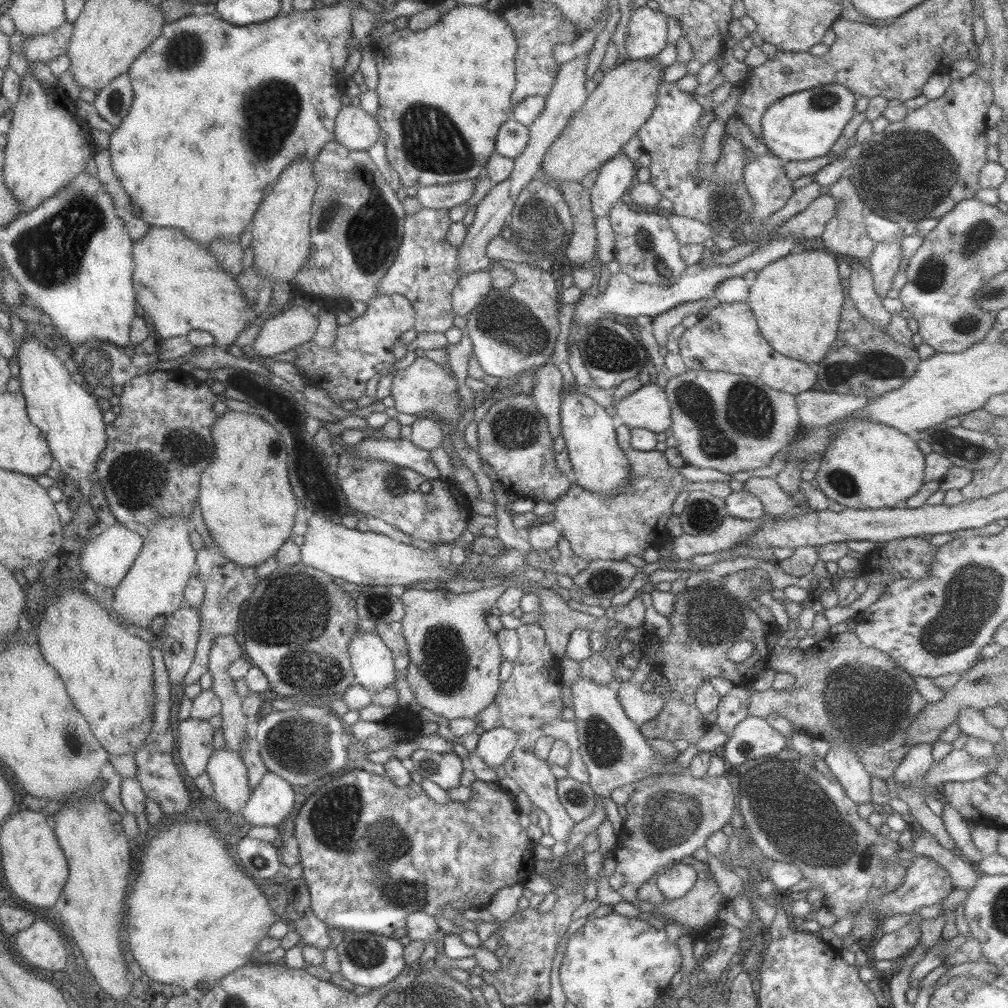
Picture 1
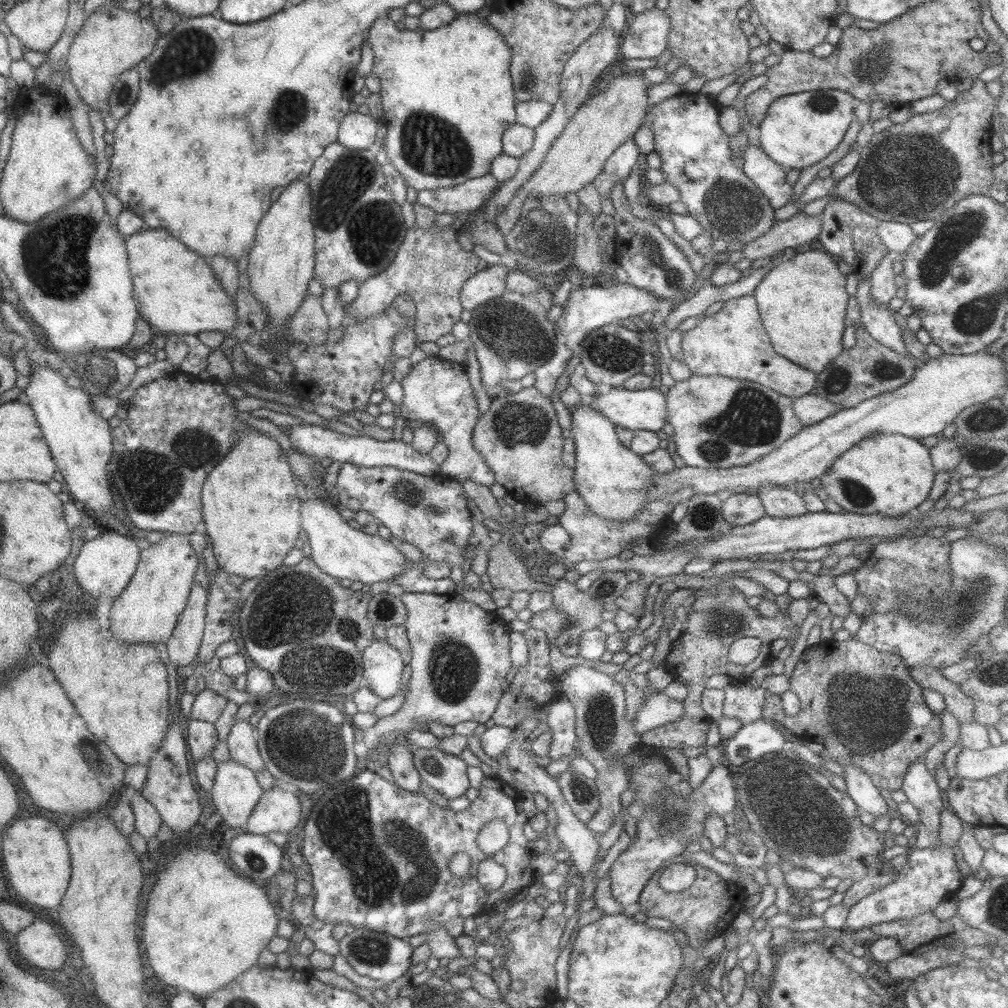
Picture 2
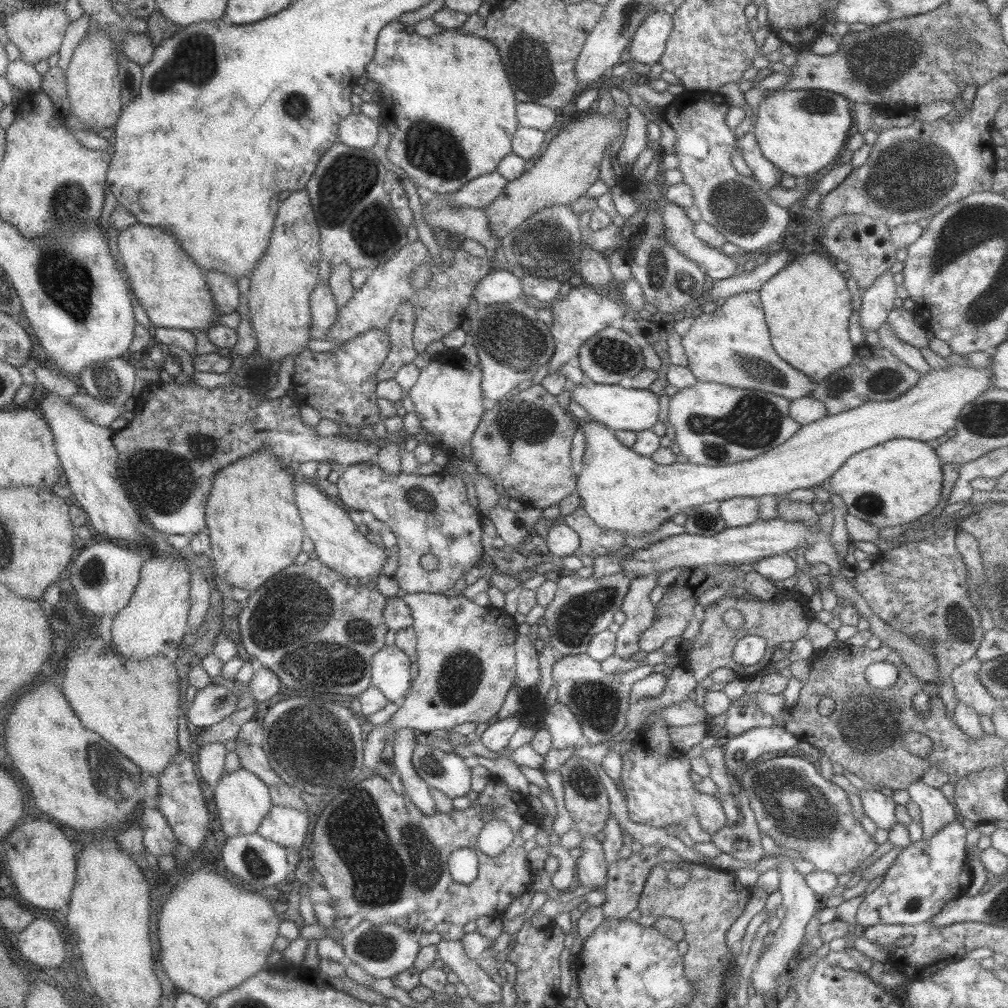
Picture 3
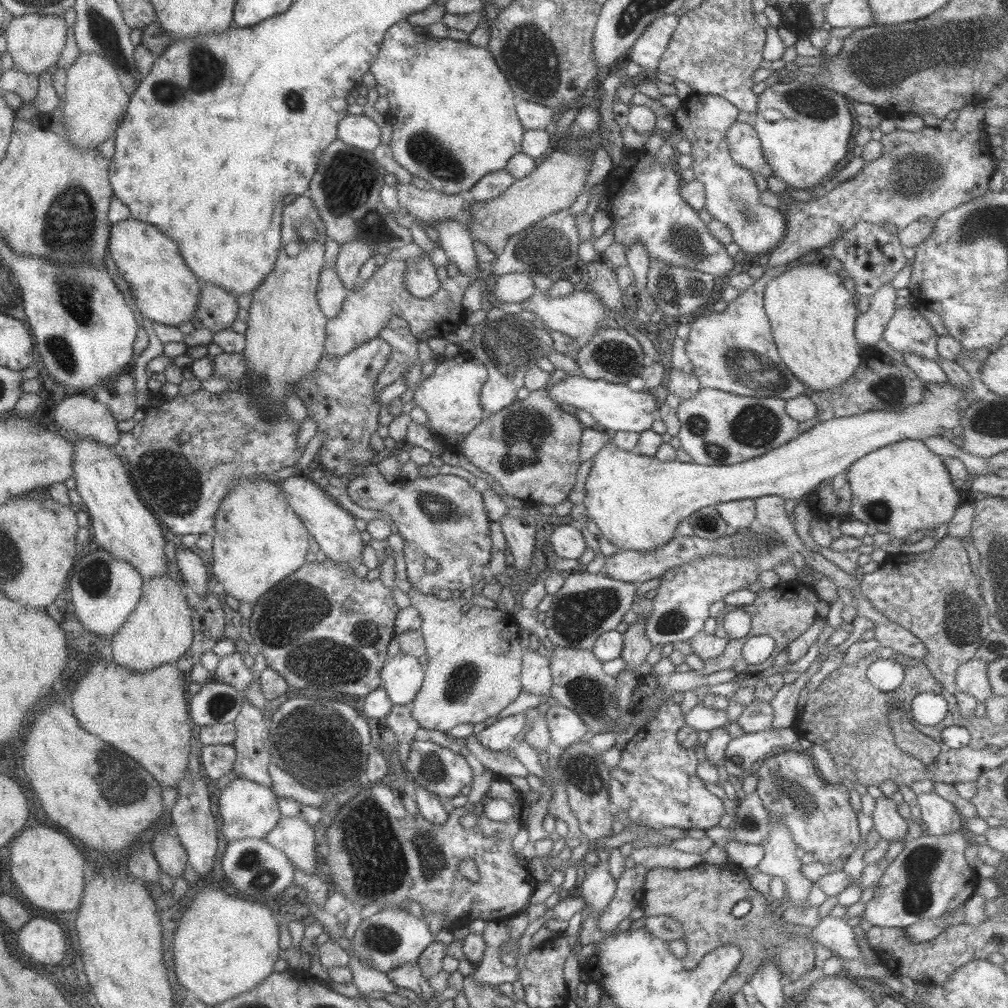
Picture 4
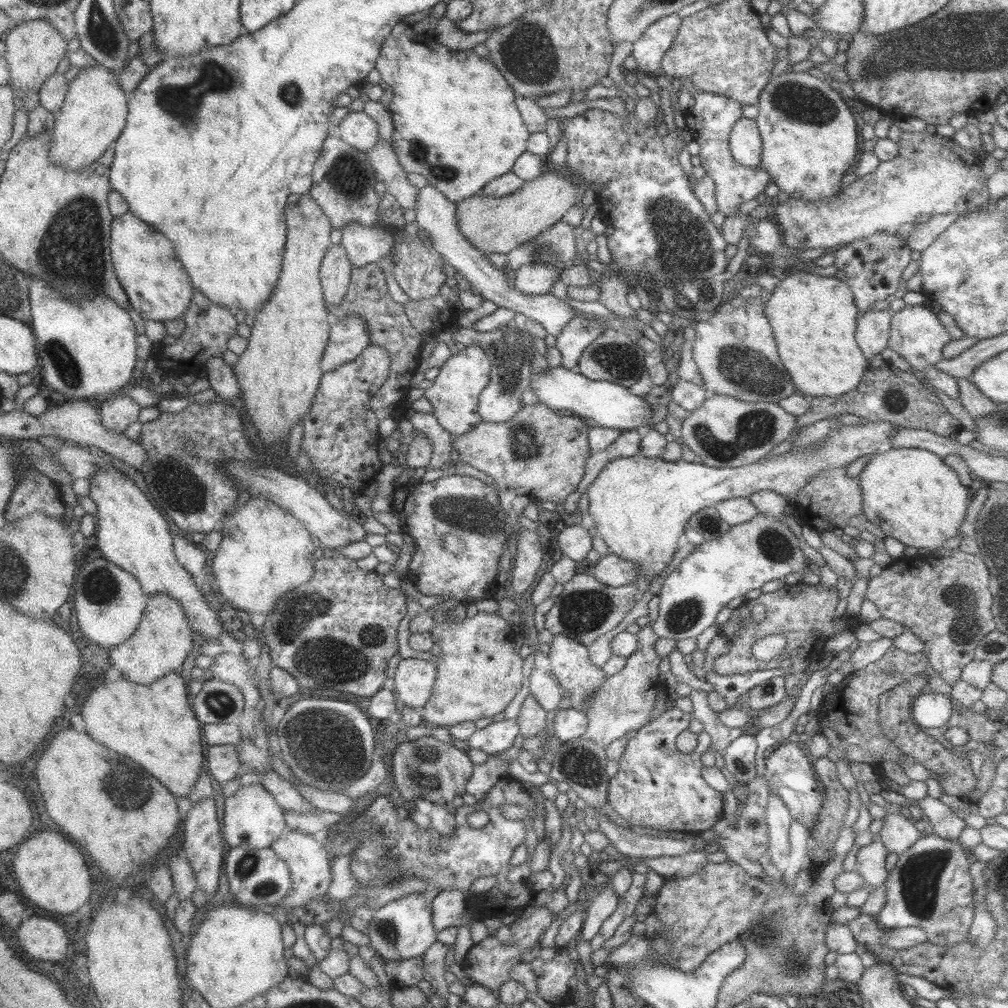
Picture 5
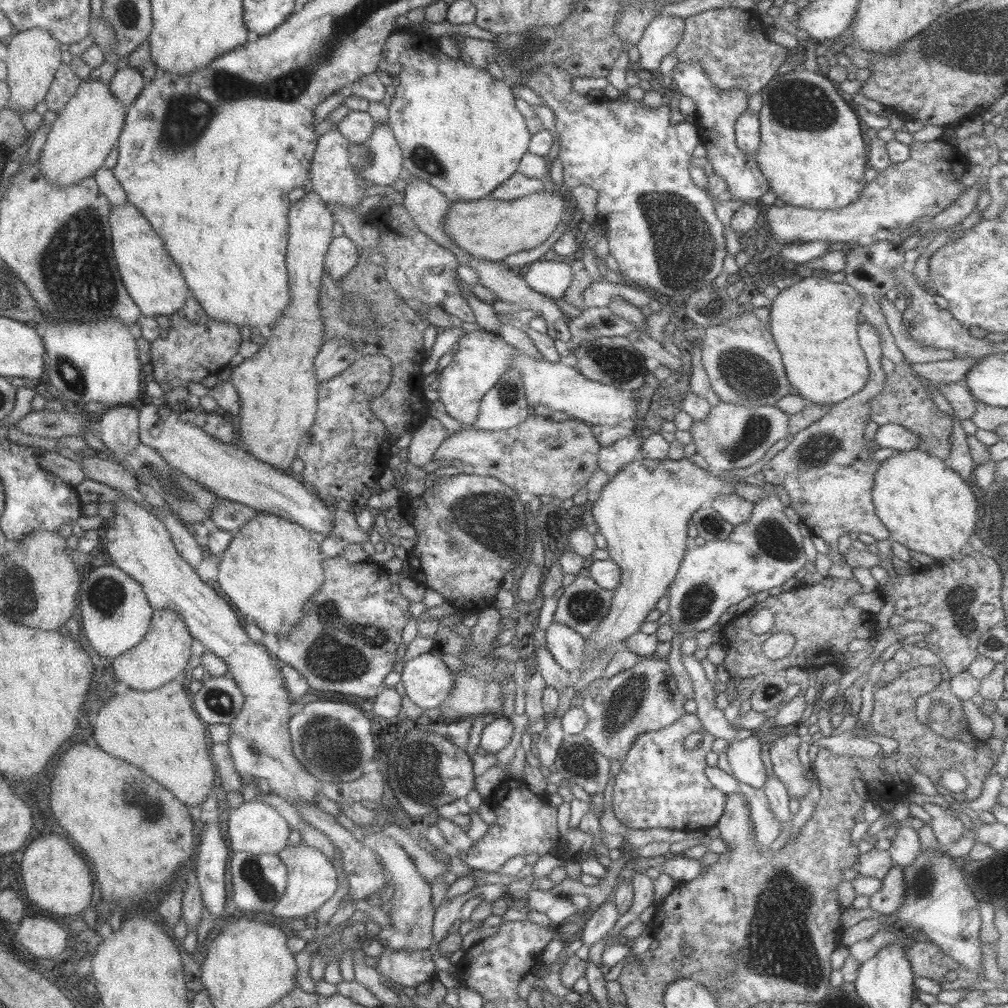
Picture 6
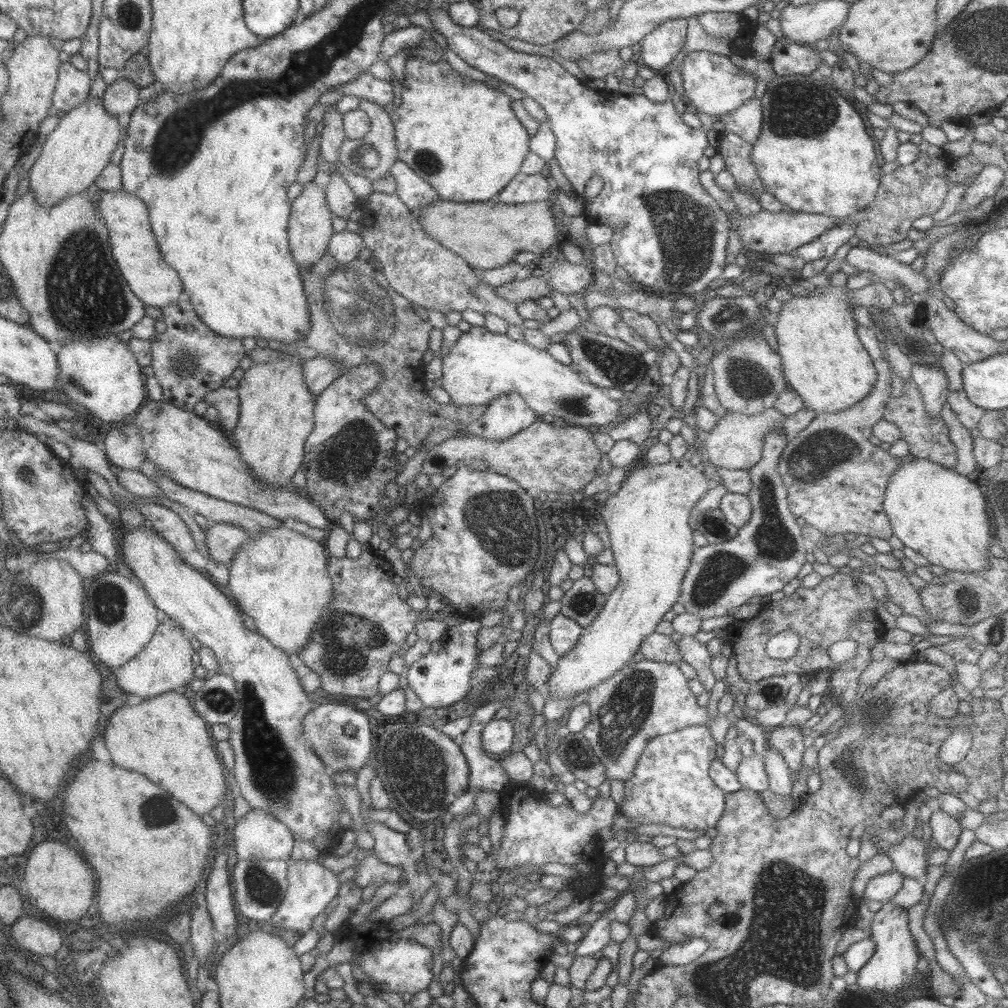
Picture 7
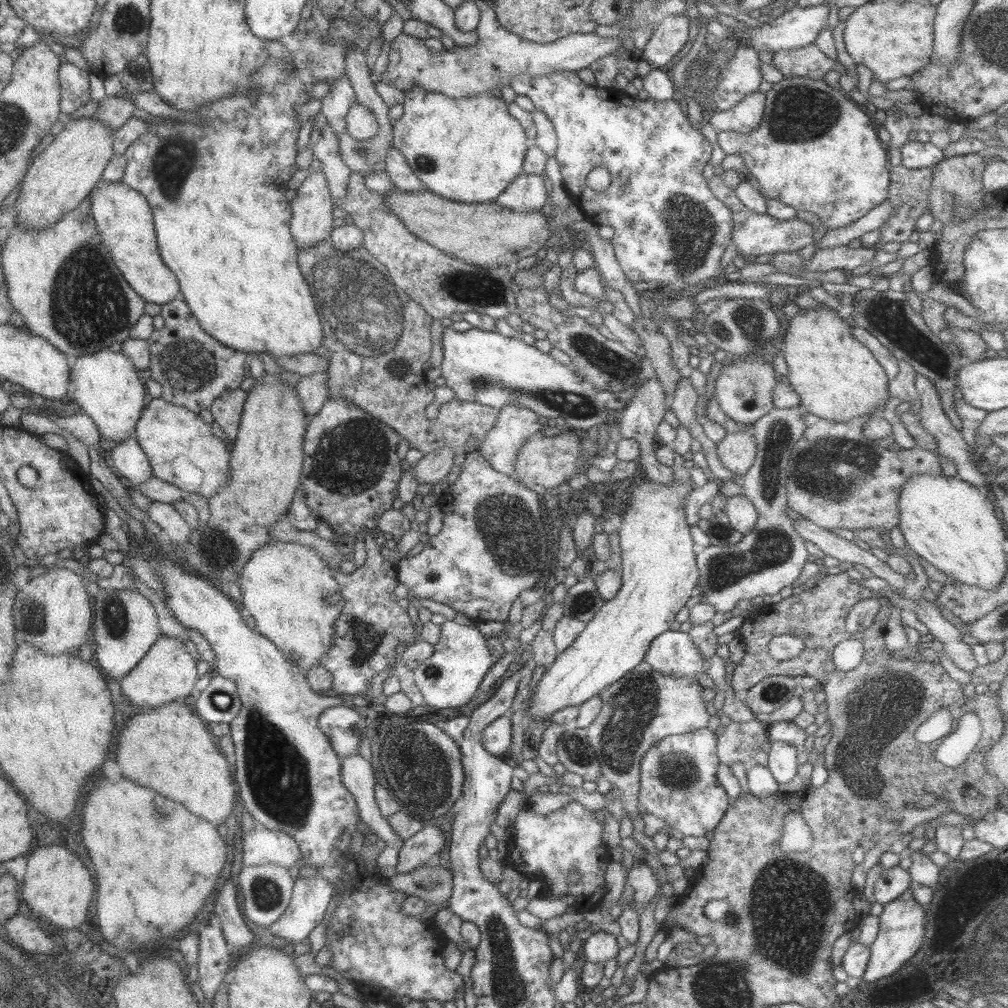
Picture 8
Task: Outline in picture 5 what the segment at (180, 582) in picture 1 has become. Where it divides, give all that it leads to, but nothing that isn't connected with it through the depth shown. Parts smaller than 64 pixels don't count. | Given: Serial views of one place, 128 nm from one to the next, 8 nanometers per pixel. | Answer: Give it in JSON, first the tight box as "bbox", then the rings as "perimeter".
{"bbox":[108,594,193,686],"perimeter":[[[165,594],[150,596],[135,634],[108,651],[110,652],[108,658],[110,658],[110,662],[112,662],[110,665],[114,666],[114,668],[118,668],[120,674],[122,674],[126,680],[141,684],[142,686],[148,686],[167,676],[168,672],[181,672],[182,665],[188,653],[193,649],[192,632],[193,630],[190,628],[186,613],[176,600]]]}

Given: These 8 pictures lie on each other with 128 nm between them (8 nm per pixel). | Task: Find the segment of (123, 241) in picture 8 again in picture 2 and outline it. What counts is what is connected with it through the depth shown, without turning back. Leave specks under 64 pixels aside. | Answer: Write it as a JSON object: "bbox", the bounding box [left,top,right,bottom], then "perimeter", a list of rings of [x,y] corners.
{"bbox":[125,229,236,336],"perimeter":[[[148,229],[125,238],[138,312],[159,334],[197,335],[220,331],[230,336],[236,326],[234,300],[220,286],[204,258],[194,254],[166,230]]]}

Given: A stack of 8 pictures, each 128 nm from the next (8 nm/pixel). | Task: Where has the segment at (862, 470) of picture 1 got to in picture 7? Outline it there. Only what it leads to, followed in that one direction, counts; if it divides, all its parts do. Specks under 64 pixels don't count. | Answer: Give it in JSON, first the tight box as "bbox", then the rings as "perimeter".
{"bbox":[882,459,994,573],"perimeter":[[[928,459],[904,463],[888,479],[882,501],[893,535],[904,546],[922,554],[946,571],[980,573],[989,567],[988,547],[994,537],[986,514],[986,500],[975,482]]]}

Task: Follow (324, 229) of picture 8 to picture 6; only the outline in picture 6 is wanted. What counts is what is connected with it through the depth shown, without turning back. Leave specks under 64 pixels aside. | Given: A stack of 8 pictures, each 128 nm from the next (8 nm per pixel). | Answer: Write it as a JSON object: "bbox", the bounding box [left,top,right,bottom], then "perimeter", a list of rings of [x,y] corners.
{"bbox":[229,191,333,472],"perimeter":[[[314,191],[306,193],[294,204],[287,214],[289,238],[285,263],[289,276],[291,301],[277,323],[265,329],[267,343],[252,357],[232,368],[229,381],[236,387],[239,396],[240,424],[238,434],[248,453],[260,462],[272,466],[276,471],[289,472],[296,459],[300,440],[307,434],[315,421],[319,382],[314,374],[314,359],[323,340],[323,324],[317,305],[324,272],[324,259],[333,237],[333,212]]]}

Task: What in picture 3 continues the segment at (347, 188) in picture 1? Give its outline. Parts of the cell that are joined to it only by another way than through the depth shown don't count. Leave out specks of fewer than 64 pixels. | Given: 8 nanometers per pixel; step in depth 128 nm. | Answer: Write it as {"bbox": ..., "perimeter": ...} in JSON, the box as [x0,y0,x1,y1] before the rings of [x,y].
{"bbox":[305,142,407,271],"perimeter":[[[338,142],[320,157],[316,170],[306,183],[305,191],[319,227],[321,260],[328,260],[331,268],[348,263],[354,270],[360,268],[371,271],[407,245],[407,228],[397,218],[389,193],[383,187],[386,173],[384,165],[378,161],[371,149],[358,150]]]}

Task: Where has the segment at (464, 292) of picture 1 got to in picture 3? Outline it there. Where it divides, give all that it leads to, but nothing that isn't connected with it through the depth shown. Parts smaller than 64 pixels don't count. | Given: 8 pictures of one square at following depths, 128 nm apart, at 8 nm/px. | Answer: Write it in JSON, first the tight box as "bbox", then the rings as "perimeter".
{"bbox":[473,269,523,305],"perimeter":[[[498,269],[490,271],[473,290],[474,298],[480,305],[504,304],[523,296],[523,284],[510,271]]]}

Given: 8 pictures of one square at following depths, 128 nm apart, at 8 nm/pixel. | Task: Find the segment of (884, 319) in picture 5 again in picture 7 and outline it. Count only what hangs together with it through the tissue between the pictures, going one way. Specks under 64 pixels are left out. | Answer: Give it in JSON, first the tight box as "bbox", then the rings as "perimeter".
{"bbox":[778,324,915,539],"perimeter":[[[858,324],[857,335],[877,372],[871,393],[842,412],[816,414],[808,427],[787,442],[784,453],[780,455],[778,474],[787,491],[790,512],[796,518],[805,520],[806,525],[831,537],[855,534],[863,539],[889,539],[893,528],[882,508],[888,479],[915,457],[909,453],[902,458],[892,458],[892,454],[872,442],[872,430],[883,418],[891,397],[892,371],[889,362],[884,359],[882,339],[876,329]]]}

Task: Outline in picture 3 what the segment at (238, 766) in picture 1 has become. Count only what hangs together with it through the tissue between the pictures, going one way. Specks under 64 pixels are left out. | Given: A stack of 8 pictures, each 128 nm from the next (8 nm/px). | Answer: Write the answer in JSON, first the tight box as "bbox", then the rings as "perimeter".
{"bbox":[212,768,274,838],"perimeter":[[[240,768],[232,773],[226,772],[212,788],[216,808],[219,812],[218,820],[220,820],[222,828],[224,828],[224,834],[226,834],[227,838],[240,834],[256,833],[260,823],[267,817],[274,805],[269,786],[246,769]]]}

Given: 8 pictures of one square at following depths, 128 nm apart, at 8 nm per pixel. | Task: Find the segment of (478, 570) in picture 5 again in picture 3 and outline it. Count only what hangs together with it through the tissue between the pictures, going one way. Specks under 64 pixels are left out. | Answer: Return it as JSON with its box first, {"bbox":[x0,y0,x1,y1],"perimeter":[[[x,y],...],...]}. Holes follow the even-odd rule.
{"bbox":[336,463,487,594],"perimeter":[[[375,463],[350,465],[340,469],[340,479],[336,482],[340,500],[351,511],[369,512],[380,522],[388,525],[394,533],[399,548],[398,570],[392,578],[400,586],[400,590],[408,594],[430,593],[441,594],[454,589],[458,580],[464,579],[468,571],[478,564],[485,564],[487,558],[482,549],[481,516],[474,506],[470,506],[467,486],[463,478],[441,472],[437,475],[421,476],[412,474],[386,475]],[[424,554],[434,554],[438,558],[438,569],[428,572],[422,568],[420,558]]]}

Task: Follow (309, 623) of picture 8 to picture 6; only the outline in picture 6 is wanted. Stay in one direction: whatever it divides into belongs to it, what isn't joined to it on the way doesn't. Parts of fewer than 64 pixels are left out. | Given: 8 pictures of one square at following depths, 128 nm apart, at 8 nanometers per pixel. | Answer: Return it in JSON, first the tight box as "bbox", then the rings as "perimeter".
{"bbox":[216,512,325,636],"perimeter":[[[257,512],[256,517],[252,516],[252,520],[242,526],[238,532],[232,533],[232,540],[228,545],[228,548],[224,551],[224,554],[221,555],[220,565],[218,567],[218,576],[216,579],[218,584],[220,584],[220,589],[218,590],[221,594],[228,596],[228,600],[232,602],[232,606],[243,614],[244,623],[256,624],[263,634],[273,634],[273,636],[279,636],[279,634],[288,634],[293,626],[304,616],[303,610],[305,604],[307,604],[308,599],[314,597],[322,585],[324,585],[324,572],[322,570],[322,562],[325,557],[322,554],[320,545],[312,539],[312,532],[306,530],[303,526],[298,526],[295,523],[289,522],[287,519],[280,518],[276,515],[268,513]]]}

